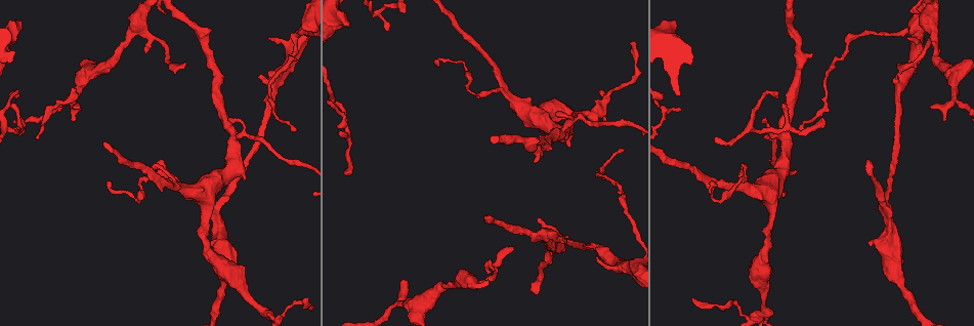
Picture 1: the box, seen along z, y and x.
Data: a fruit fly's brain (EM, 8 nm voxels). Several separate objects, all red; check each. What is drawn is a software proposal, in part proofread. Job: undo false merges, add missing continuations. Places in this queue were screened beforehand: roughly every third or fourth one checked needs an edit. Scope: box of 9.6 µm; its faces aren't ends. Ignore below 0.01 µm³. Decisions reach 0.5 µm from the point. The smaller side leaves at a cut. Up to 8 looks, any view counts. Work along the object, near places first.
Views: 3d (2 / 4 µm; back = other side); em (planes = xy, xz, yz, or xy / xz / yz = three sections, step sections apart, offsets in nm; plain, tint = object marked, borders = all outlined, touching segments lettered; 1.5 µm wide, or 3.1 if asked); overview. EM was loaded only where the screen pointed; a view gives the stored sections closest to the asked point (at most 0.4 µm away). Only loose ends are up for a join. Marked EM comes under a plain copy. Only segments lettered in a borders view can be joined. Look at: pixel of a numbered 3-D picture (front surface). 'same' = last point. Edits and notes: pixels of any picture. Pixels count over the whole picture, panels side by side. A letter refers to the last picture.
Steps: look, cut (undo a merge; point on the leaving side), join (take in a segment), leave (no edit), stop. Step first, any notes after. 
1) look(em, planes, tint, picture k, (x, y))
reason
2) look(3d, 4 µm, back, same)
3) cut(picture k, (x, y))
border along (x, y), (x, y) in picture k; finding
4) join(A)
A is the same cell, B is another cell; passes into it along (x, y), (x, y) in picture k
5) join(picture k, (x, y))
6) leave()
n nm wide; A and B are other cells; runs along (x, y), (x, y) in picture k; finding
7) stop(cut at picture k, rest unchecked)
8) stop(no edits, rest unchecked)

look(3d, 2 µm, back, picture 1, (20, 22))

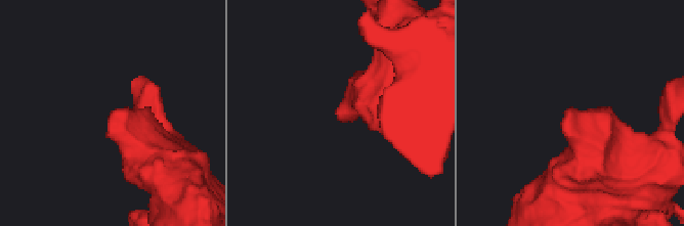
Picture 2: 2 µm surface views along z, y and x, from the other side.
look(em, planes, borders, picture 2, (113, 111))

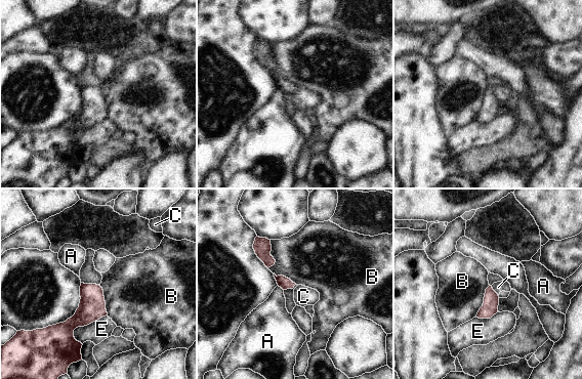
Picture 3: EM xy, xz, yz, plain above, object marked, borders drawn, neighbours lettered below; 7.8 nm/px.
leave()
A, B, C and E are other cells; border along (491, 286), (498, 296) in picture 3; no lettered segment goes on from it

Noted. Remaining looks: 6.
look(3d, 4 µm, back, picture 1, (621, 201))
sharp bend

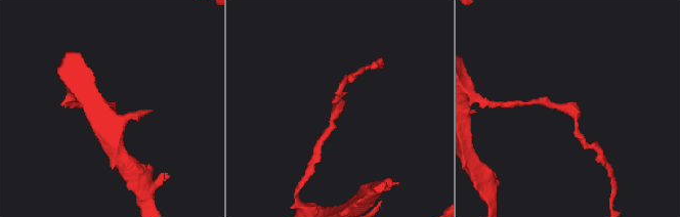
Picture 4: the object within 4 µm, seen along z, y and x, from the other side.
look(em, xy, step 4, tint, picture 4, (567, 105))
now the EM

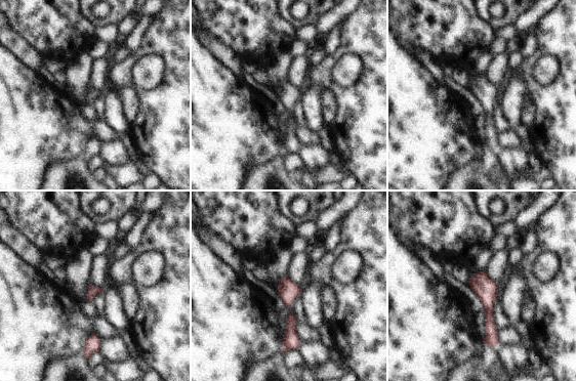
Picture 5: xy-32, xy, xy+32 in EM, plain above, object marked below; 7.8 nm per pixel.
look(em, planes, borders, same)

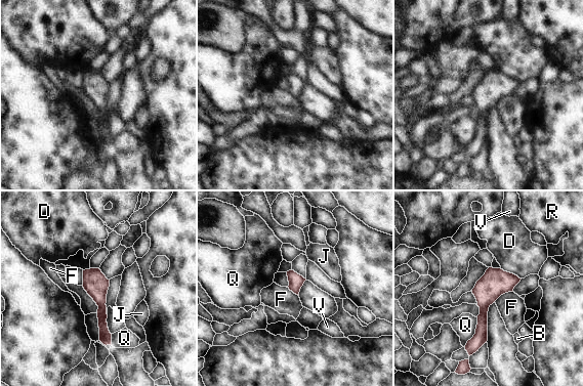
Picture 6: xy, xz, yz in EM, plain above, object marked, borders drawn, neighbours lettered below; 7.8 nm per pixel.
leave()
190 nm wide; B, D, F, J, Q, R and V are other cells; border along (500, 268), (512, 272), (521, 279) in picture 6; one cell here

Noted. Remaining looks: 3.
look(3d, 2 µm, picture 1, (907, 39))
an open end

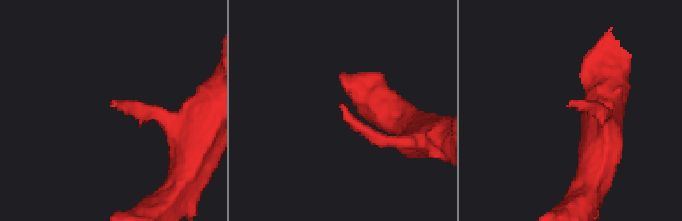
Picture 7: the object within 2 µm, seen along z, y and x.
look(em, planes, borders, picture 7, (570, 100))

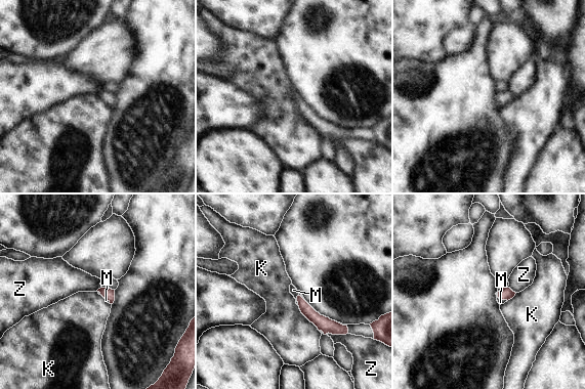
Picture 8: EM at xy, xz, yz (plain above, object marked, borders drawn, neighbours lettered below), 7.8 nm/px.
join(M)
M is the same cell, K and Z are other cells; passes into it along (320, 321), (297, 299), (293, 290) in picture 8; it goes on there

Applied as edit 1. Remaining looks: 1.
stop(join at picture 8, rest unchecked)

